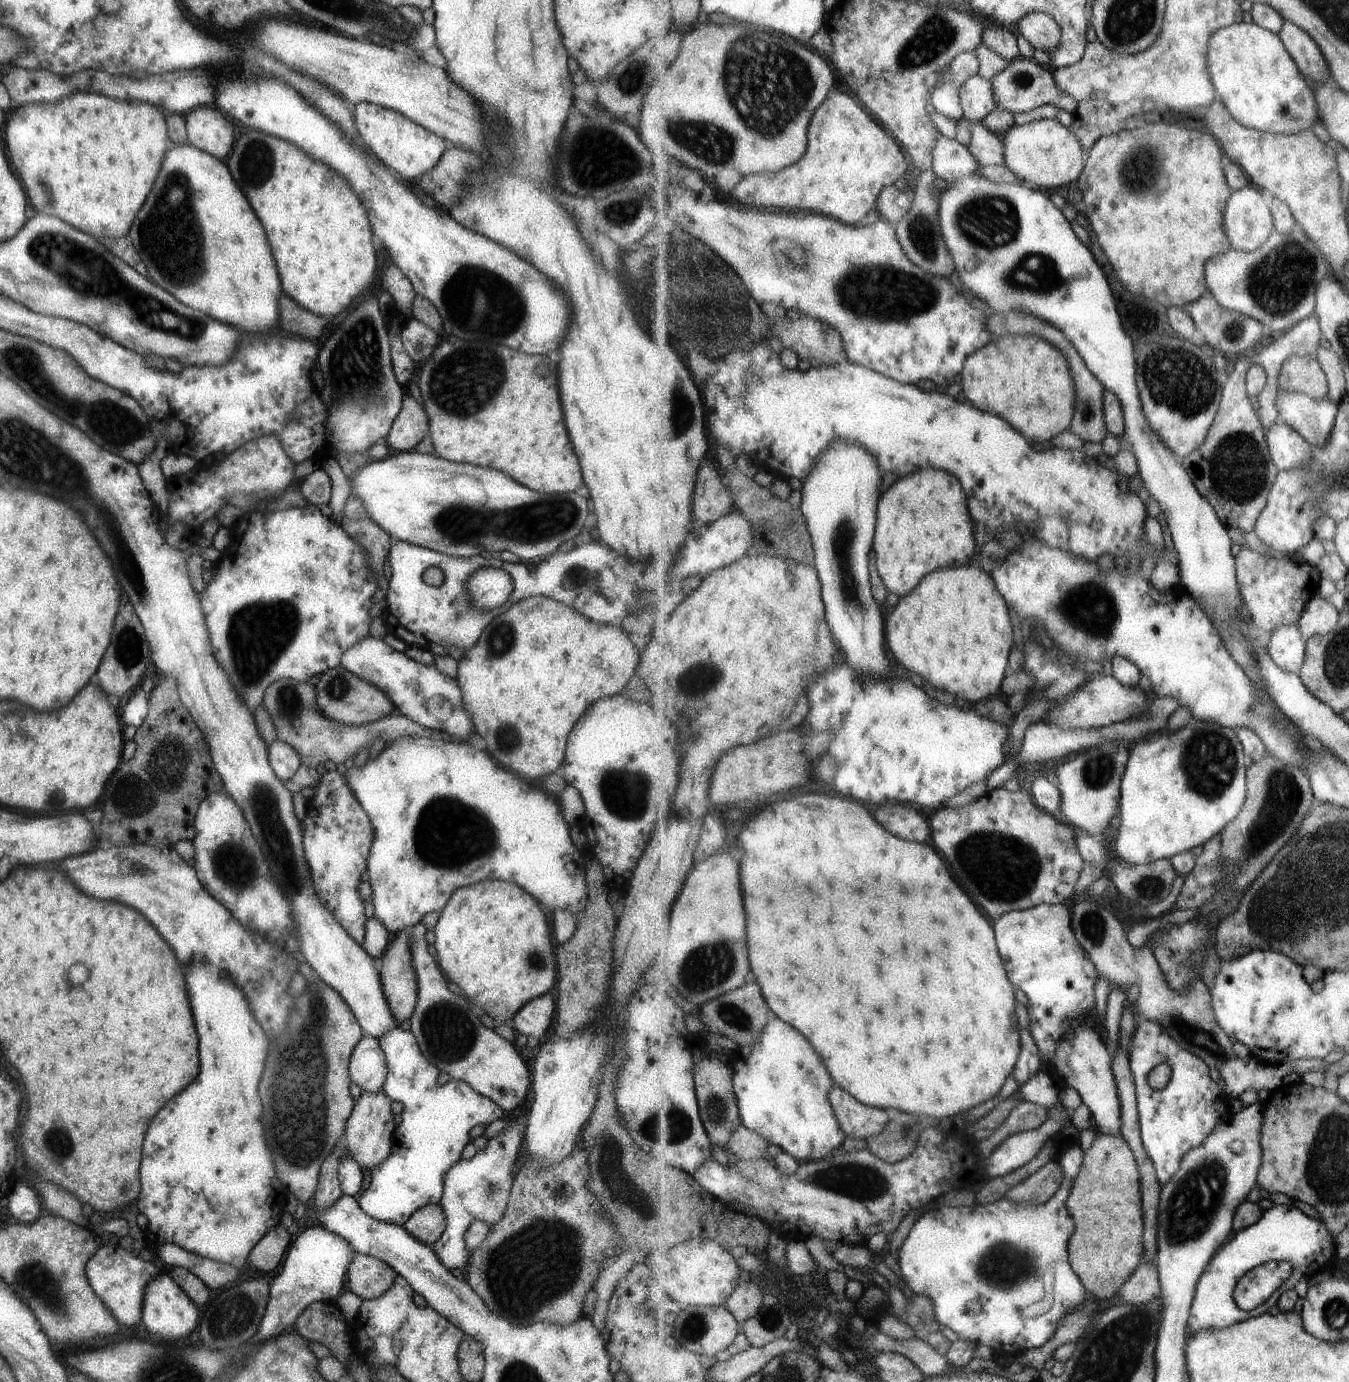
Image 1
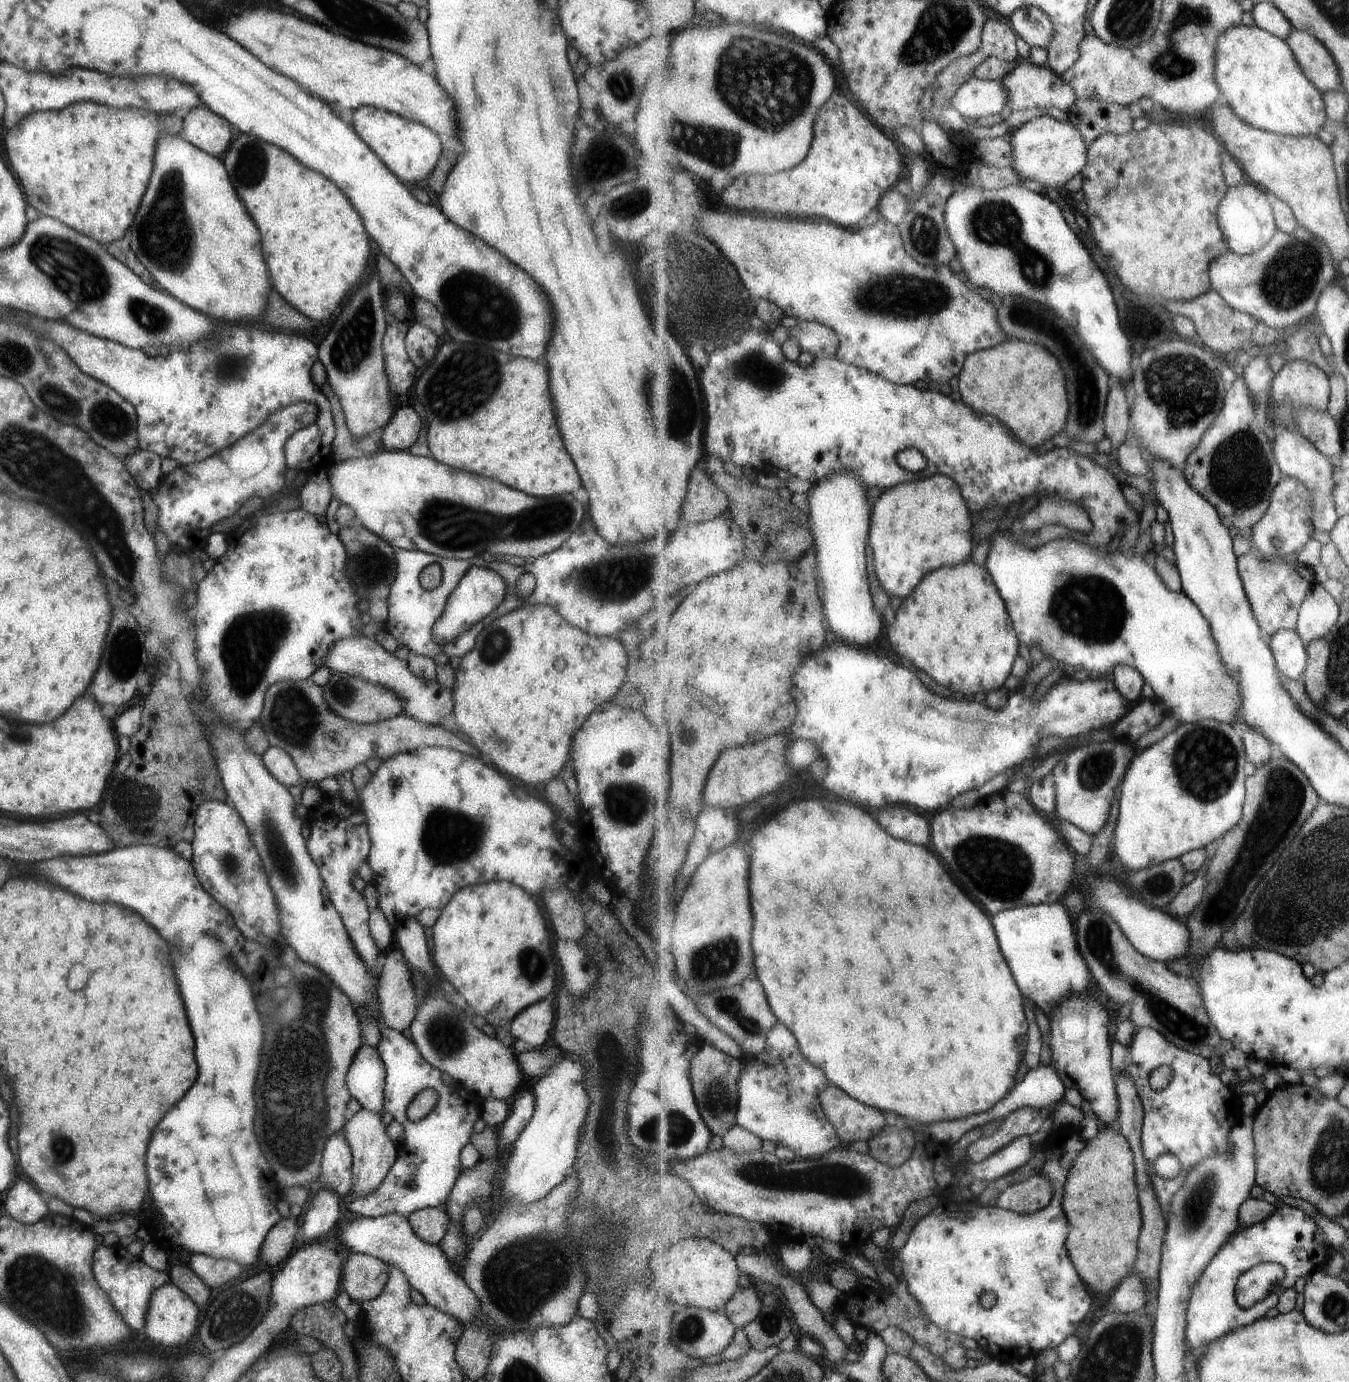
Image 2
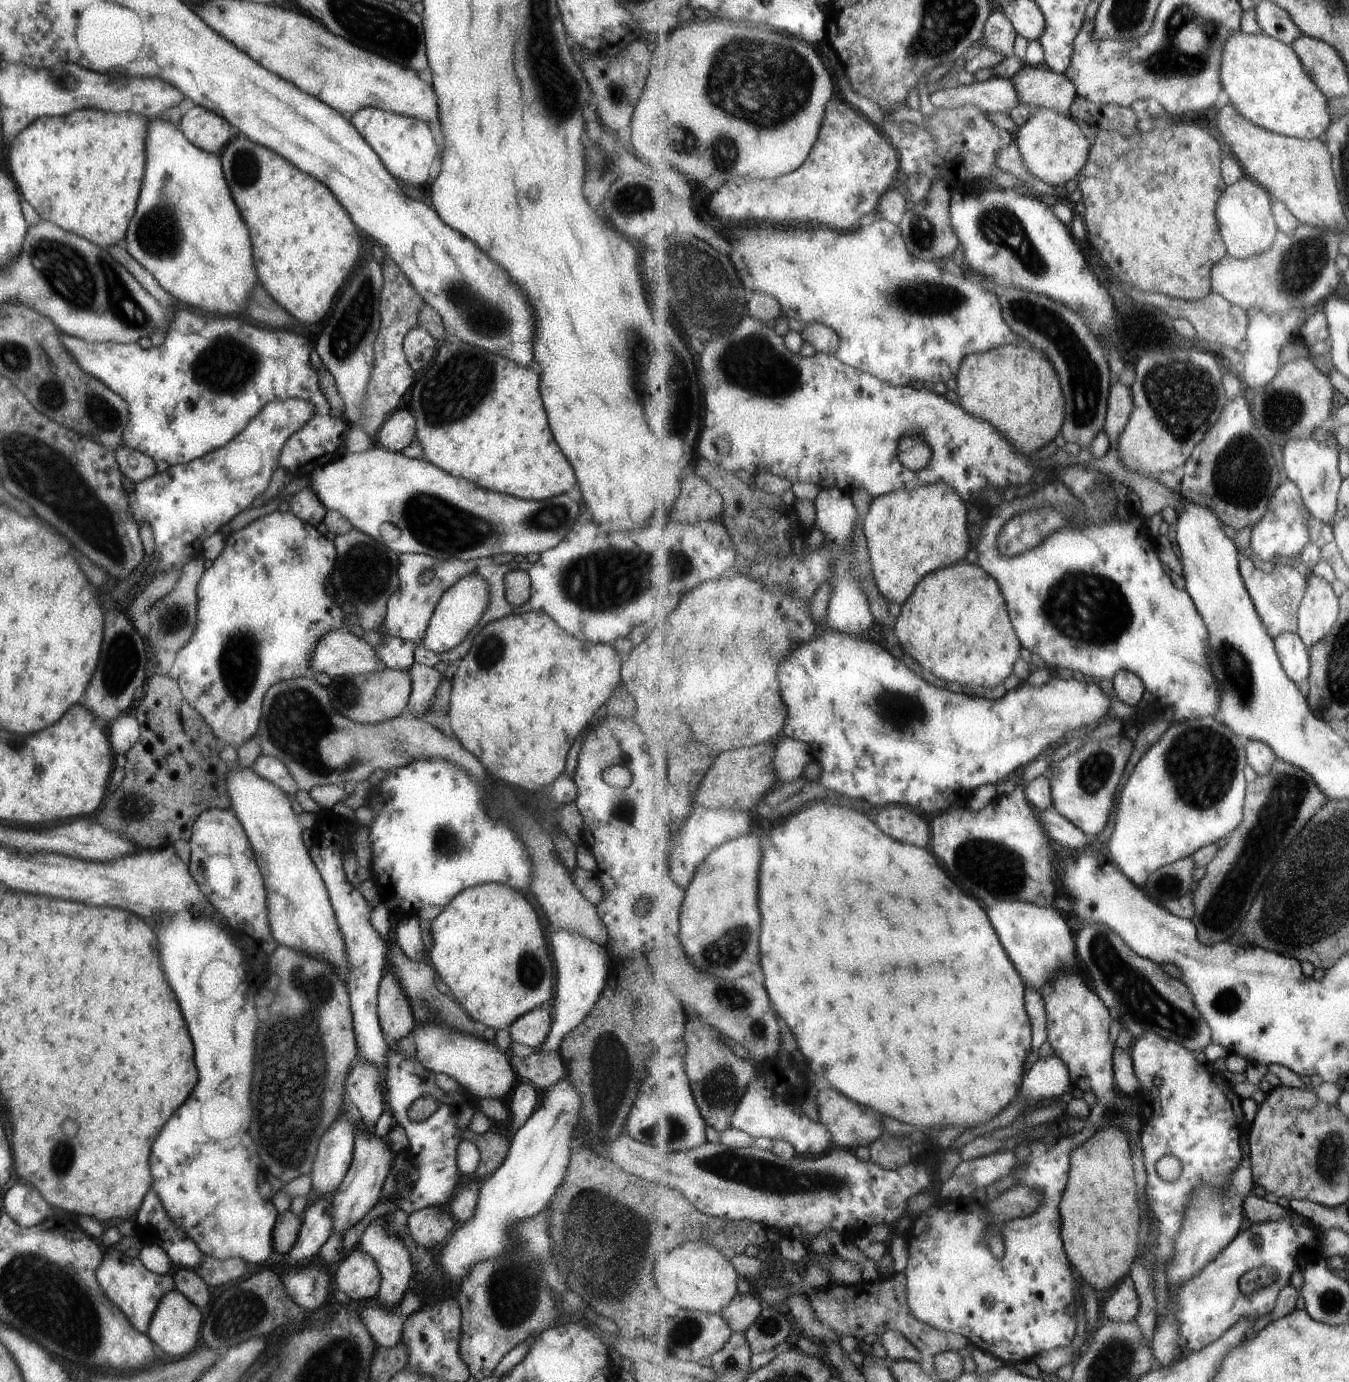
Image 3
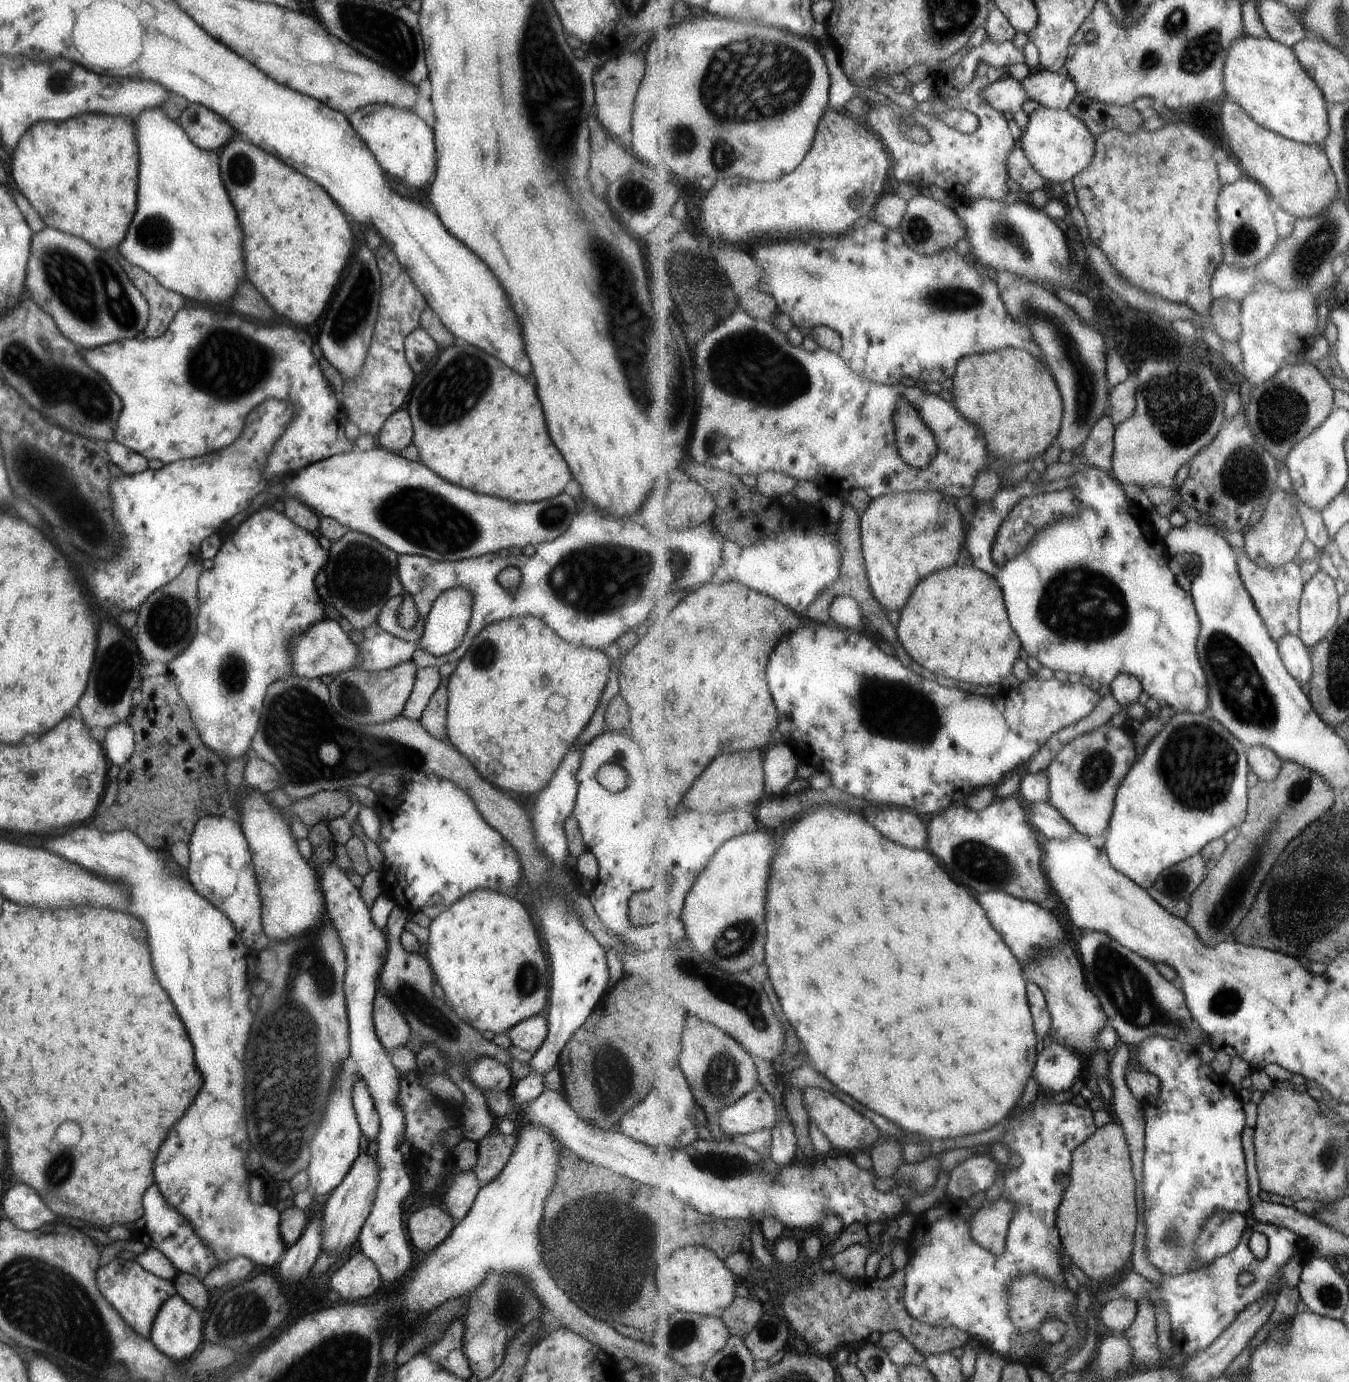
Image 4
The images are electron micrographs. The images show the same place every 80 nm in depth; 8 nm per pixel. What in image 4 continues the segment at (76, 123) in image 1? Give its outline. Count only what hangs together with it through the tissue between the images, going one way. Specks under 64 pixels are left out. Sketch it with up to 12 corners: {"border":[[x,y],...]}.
{"border":[[131,118],[32,124],[11,182],[45,227],[115,250],[136,207]]}

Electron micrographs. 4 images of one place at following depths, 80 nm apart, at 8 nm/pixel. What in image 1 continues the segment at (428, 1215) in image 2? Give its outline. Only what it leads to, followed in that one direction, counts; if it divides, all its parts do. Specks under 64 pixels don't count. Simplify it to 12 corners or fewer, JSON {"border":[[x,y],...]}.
{"border":[[438,1204],[415,1210],[402,1227],[432,1245],[445,1230]]}

